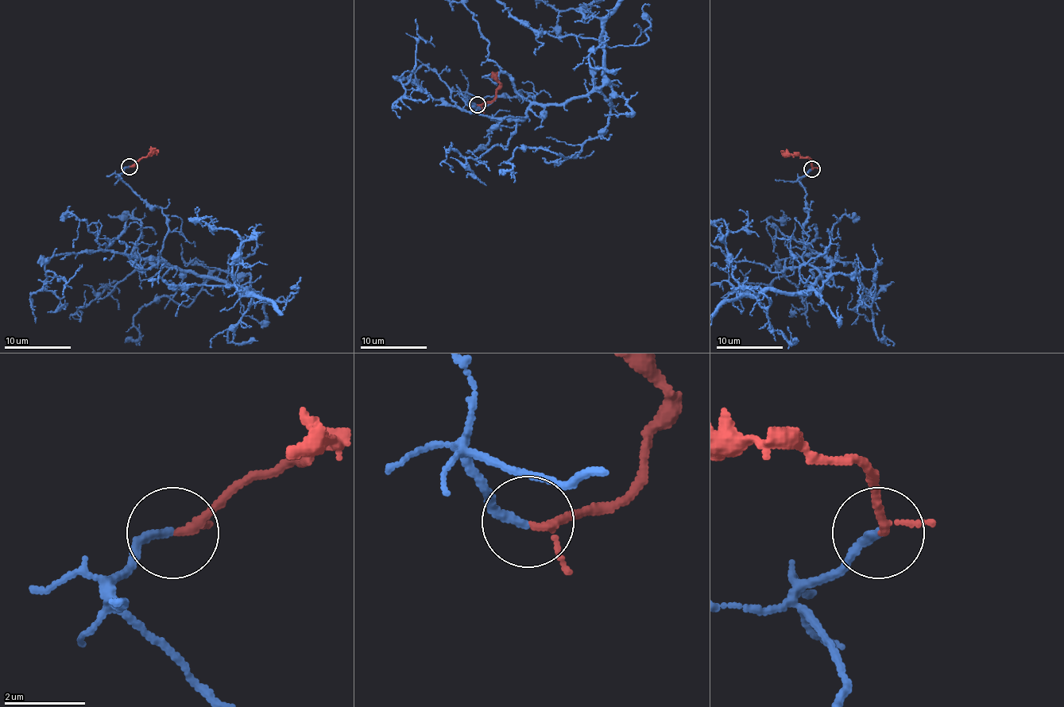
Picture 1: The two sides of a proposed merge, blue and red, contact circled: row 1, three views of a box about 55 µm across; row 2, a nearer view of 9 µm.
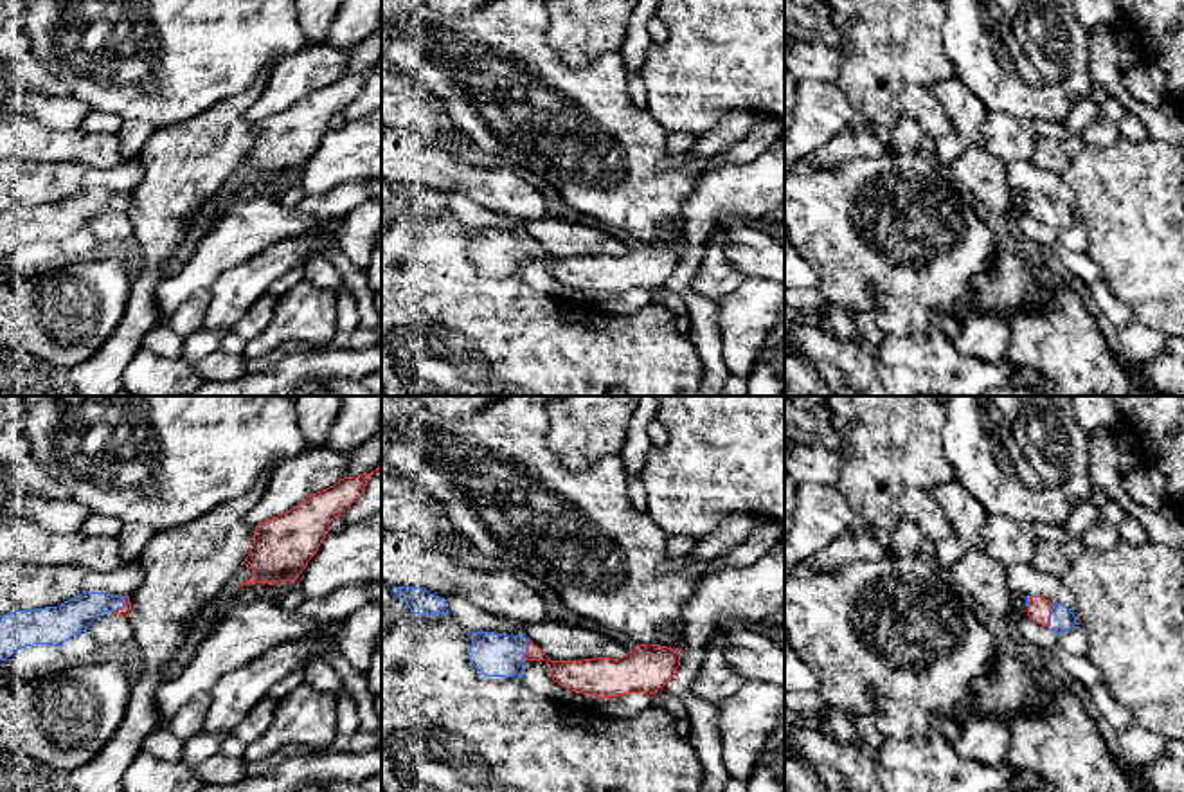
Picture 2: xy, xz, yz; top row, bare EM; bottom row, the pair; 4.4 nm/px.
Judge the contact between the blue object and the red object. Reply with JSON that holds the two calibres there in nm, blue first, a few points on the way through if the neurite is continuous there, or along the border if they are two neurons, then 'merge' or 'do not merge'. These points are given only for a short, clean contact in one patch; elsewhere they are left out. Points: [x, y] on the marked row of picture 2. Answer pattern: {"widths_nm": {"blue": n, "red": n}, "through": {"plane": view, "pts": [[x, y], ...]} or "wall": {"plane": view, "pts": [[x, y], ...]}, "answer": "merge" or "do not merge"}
{"widths_nm": {"blue": 110, "red": 110}, "through": {"plane": "yz", "pts": [[1060, 620], [1049, 616], [1039, 609]]}, "answer": "merge"}

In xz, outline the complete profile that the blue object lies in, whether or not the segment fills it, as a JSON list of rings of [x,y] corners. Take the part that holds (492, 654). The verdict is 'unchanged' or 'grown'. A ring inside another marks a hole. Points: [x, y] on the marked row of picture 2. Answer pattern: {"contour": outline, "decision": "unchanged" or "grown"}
{"contour": [[[471,632],[468,657],[480,675],[506,679],[520,679],[525,661],[545,661],[554,682],[597,698],[626,693],[650,697],[662,689],[680,666],[678,648],[660,644],[637,644],[619,659],[551,661],[525,634],[495,632]]], "decision": "grown"}

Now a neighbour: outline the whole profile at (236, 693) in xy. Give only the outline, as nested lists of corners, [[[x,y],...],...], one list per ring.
[[[322,626],[297,641],[277,644],[247,666],[223,675],[211,689],[203,733],[227,733],[265,698],[286,675],[304,670],[306,662],[335,641],[336,626]]]

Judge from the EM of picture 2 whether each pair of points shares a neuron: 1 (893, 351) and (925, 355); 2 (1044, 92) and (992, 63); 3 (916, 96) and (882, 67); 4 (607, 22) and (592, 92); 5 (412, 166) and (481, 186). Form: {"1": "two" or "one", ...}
{"1": "one", "2": "one", "3": "two", "4": "two", "5": "one"}

